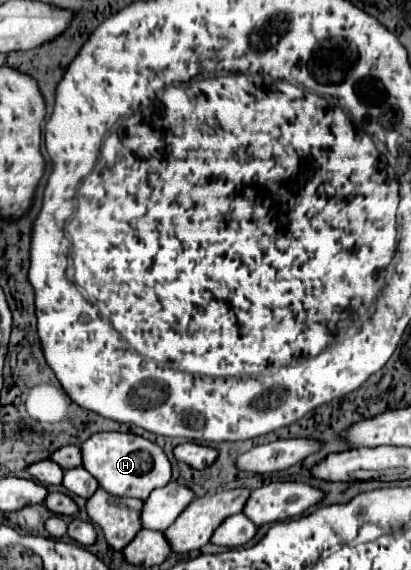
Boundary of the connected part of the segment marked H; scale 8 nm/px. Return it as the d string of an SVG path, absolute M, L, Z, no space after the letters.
M99 432L81 444L83 468L95 476L99 486L113 496L133 496L147 500L151 490L165 486L171 480L171 462L165 452L133 432Z

